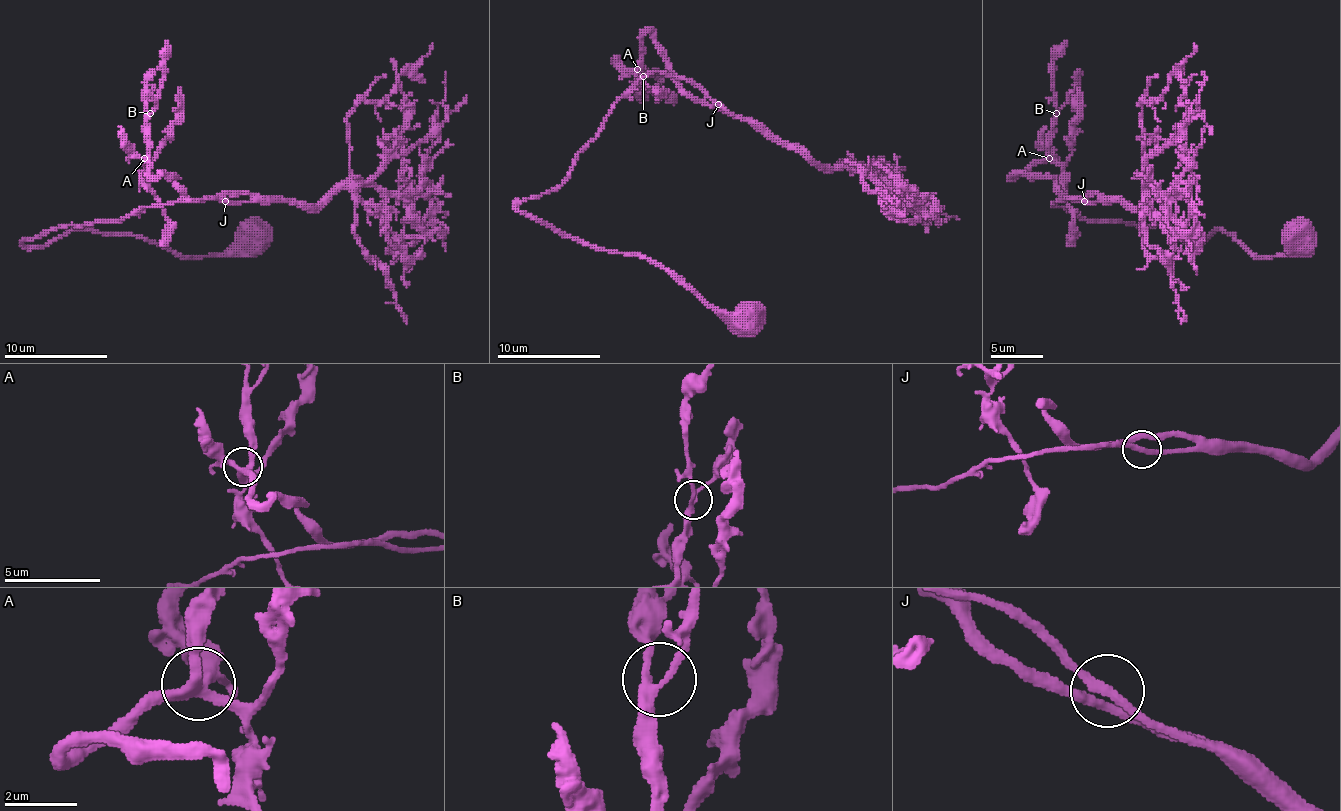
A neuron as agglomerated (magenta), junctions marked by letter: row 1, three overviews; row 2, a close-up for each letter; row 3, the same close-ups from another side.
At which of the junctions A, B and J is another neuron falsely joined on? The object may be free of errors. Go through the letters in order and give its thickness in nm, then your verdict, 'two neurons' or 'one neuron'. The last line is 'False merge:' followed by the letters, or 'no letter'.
A: 320 nm | one neuron
B: 240 nm | one neuron
J: 220 nm | one neuron
False merge: no letter

